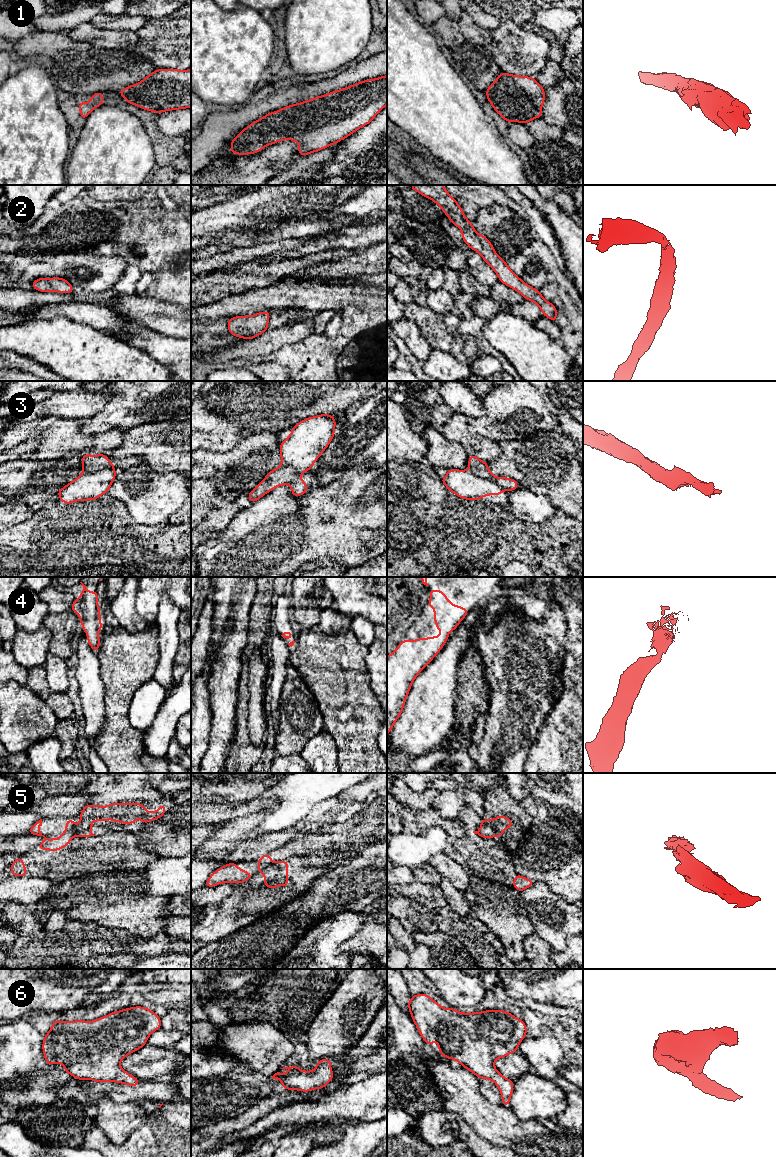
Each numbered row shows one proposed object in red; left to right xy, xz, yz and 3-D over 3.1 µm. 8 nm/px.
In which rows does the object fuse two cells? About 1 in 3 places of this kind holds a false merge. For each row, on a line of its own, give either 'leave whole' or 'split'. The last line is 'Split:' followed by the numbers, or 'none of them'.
1: leave whole
2: leave whole
3: split
4: leave whole
5: split
6: leave whole
Split: 3, 5

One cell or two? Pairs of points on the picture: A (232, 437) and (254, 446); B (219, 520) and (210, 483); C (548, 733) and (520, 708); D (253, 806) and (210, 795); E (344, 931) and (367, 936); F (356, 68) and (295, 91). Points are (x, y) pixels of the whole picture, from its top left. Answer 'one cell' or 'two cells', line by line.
A: two cells
B: one cell
C: two cells
D: two cells
E: two cells
F: one cell

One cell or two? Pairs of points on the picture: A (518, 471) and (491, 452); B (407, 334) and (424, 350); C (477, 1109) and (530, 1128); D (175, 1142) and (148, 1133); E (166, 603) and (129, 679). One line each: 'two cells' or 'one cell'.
A: two cells
B: one cell
C: one cell
D: one cell
E: two cells

